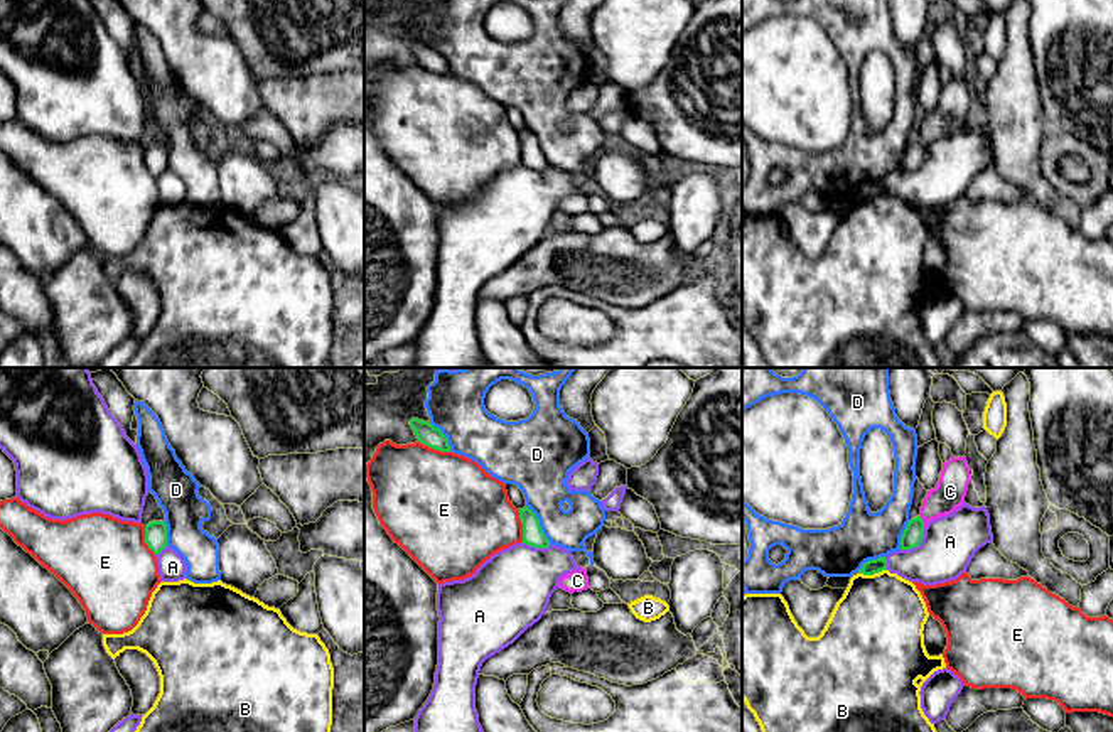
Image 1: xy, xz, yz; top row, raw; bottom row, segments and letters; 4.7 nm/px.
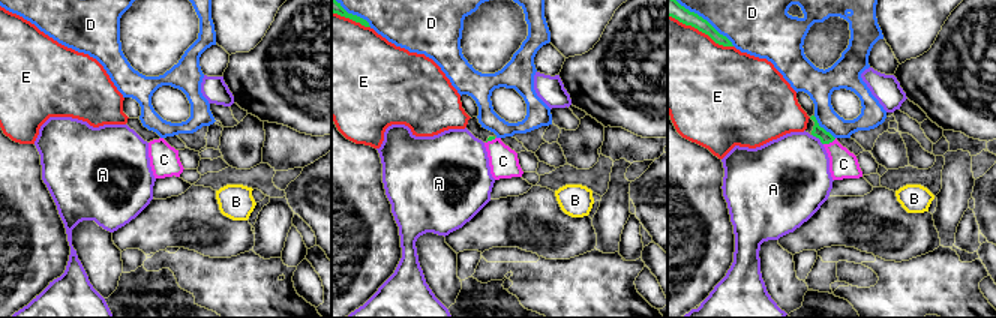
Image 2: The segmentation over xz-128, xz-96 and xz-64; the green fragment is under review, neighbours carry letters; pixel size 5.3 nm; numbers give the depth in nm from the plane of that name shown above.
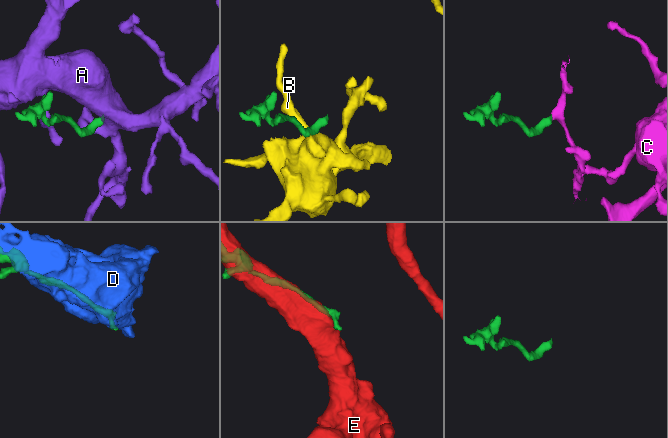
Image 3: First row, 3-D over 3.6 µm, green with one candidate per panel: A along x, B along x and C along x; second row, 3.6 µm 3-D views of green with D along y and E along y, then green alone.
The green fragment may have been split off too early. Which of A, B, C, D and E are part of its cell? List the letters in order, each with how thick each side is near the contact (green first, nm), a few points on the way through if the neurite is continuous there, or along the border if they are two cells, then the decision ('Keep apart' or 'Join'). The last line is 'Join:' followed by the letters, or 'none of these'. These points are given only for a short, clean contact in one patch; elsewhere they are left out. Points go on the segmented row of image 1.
A: Thickness 100 nm (green) against 260 nm. Keep apart
B: Thickness 70 nm (green) against 440 nm. Boundary: yz (886, 569), (876, 574), (859, 574). Keep apart
C: Thickness 100 nm (green) against 150 nm. Path across: yz (913, 535), (923, 522), (950, 491). Join
D: Thickness 100 nm (green) against 240 nm. Keep apart
E: Thickness 100 nm (green) against 480 nm. Keep apart
Join: C

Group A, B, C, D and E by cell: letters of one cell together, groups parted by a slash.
A / B / C / D / E

